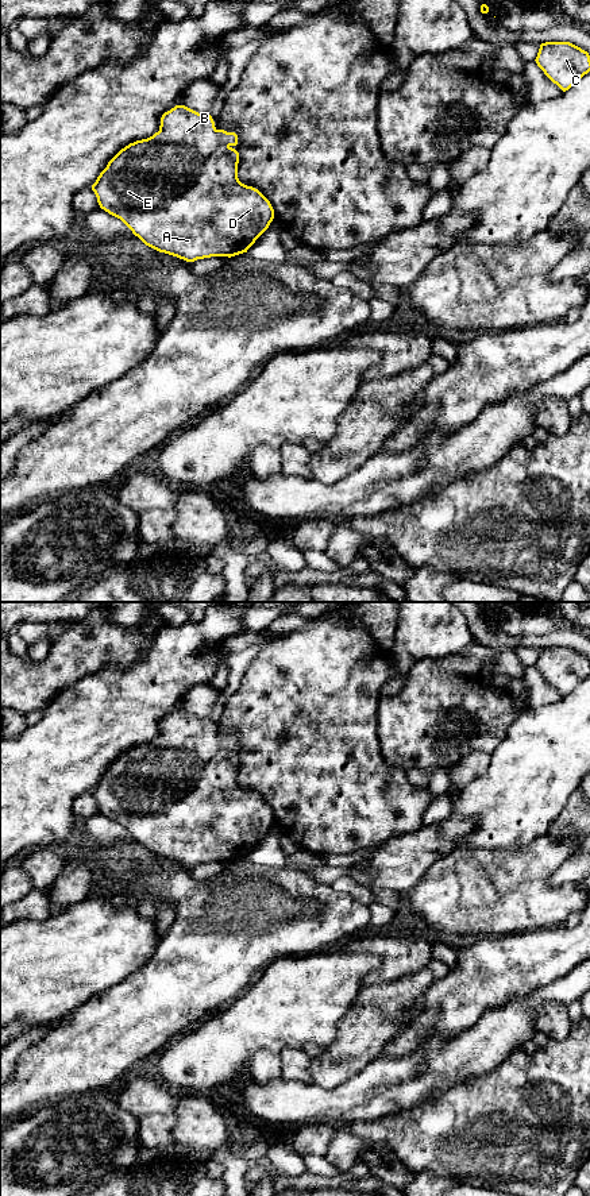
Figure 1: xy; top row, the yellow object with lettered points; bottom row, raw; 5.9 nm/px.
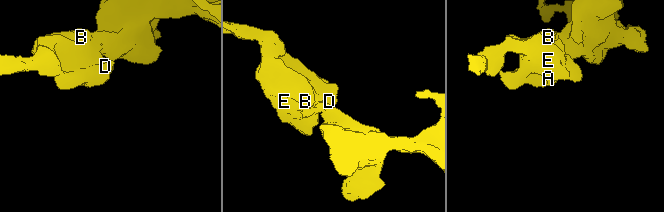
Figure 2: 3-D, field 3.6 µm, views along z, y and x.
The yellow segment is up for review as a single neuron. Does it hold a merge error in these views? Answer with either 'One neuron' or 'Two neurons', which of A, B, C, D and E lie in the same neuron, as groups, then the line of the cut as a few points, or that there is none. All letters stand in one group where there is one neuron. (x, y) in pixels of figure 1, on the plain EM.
One neuron. Groups: A B C D E. No split

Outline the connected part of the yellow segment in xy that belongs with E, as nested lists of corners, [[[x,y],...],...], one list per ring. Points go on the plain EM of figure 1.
[[[176,710],[170,715],[165,717],[161,722],[159,736],[153,741],[130,748],[122,753],[100,778],[96,787],[92,790],[92,795],[97,802],[97,807],[101,814],[109,819],[120,823],[135,841],[138,841],[146,850],[165,857],[186,867],[194,867],[197,864],[211,861],[235,861],[247,854],[255,848],[255,845],[269,833],[274,823],[274,814],[270,806],[255,792],[242,788],[238,783],[239,757],[234,753],[238,749],[238,740],[235,737],[227,737],[217,734],[211,719],[198,718],[185,710]]]

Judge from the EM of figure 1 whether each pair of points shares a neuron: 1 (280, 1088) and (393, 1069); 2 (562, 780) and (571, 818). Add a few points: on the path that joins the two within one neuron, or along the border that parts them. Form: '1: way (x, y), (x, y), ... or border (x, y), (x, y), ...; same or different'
1: way (308, 1099), (357, 1099), (365, 1091); same
2: border (575, 790), (548, 828); different

